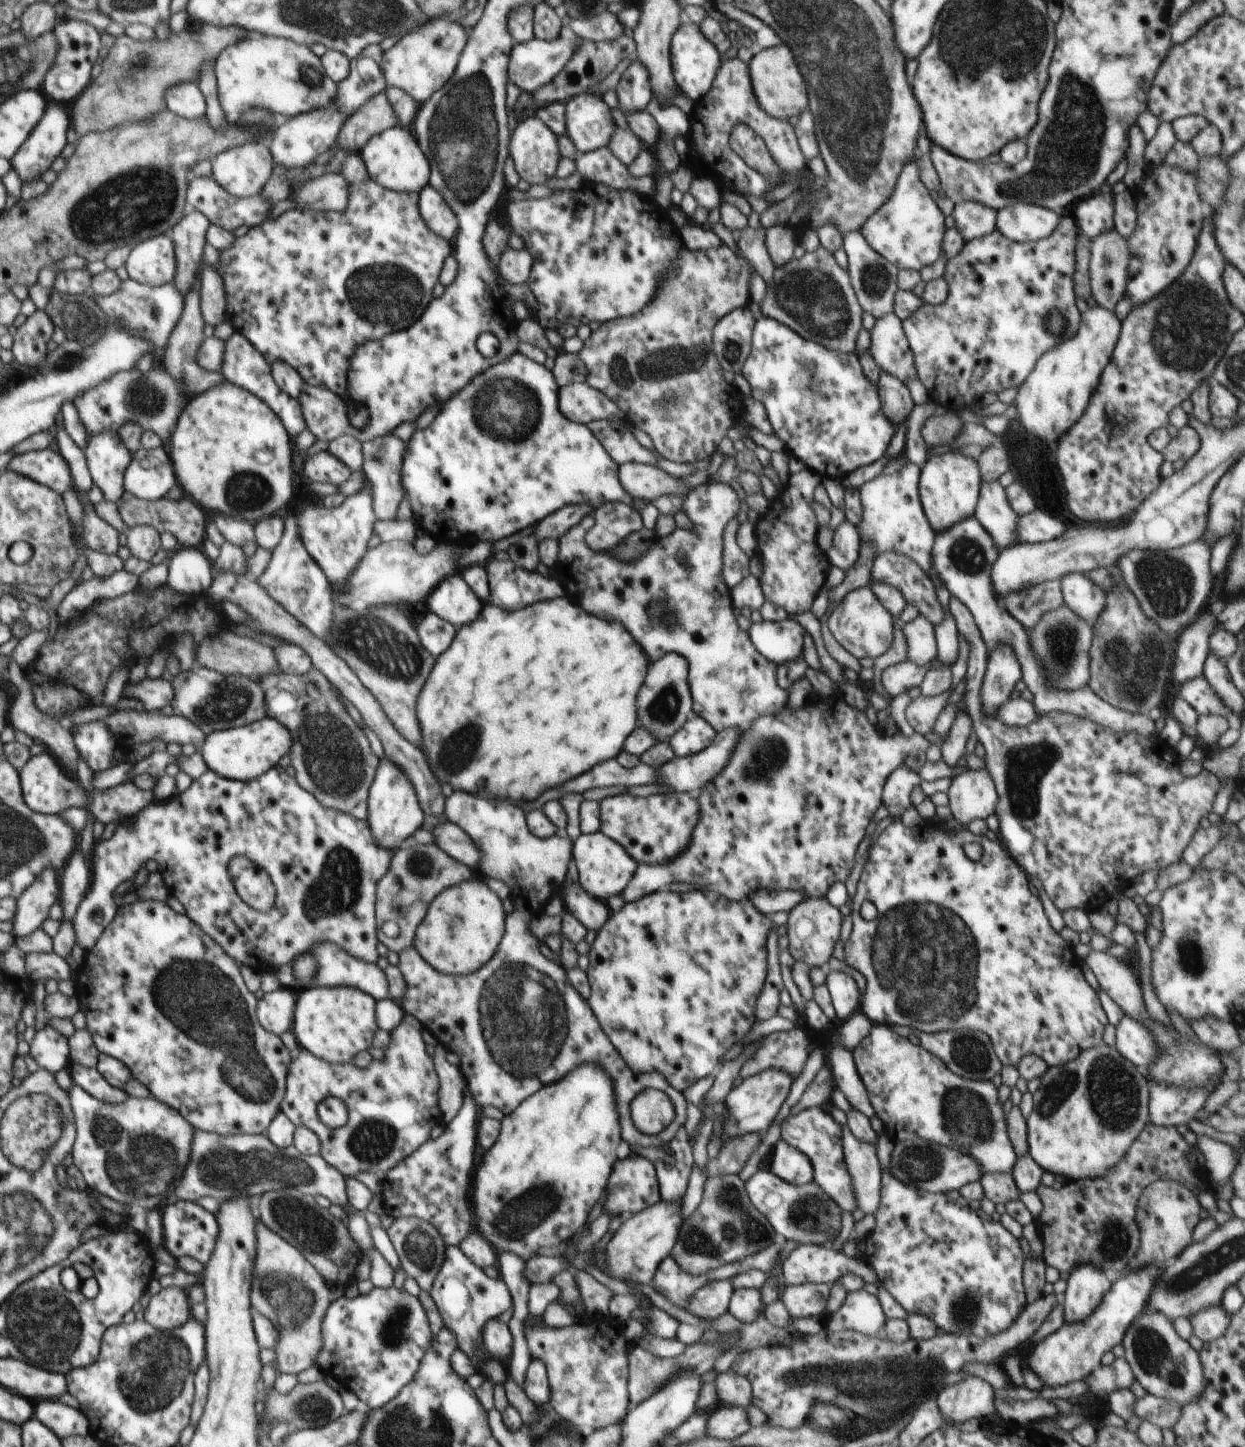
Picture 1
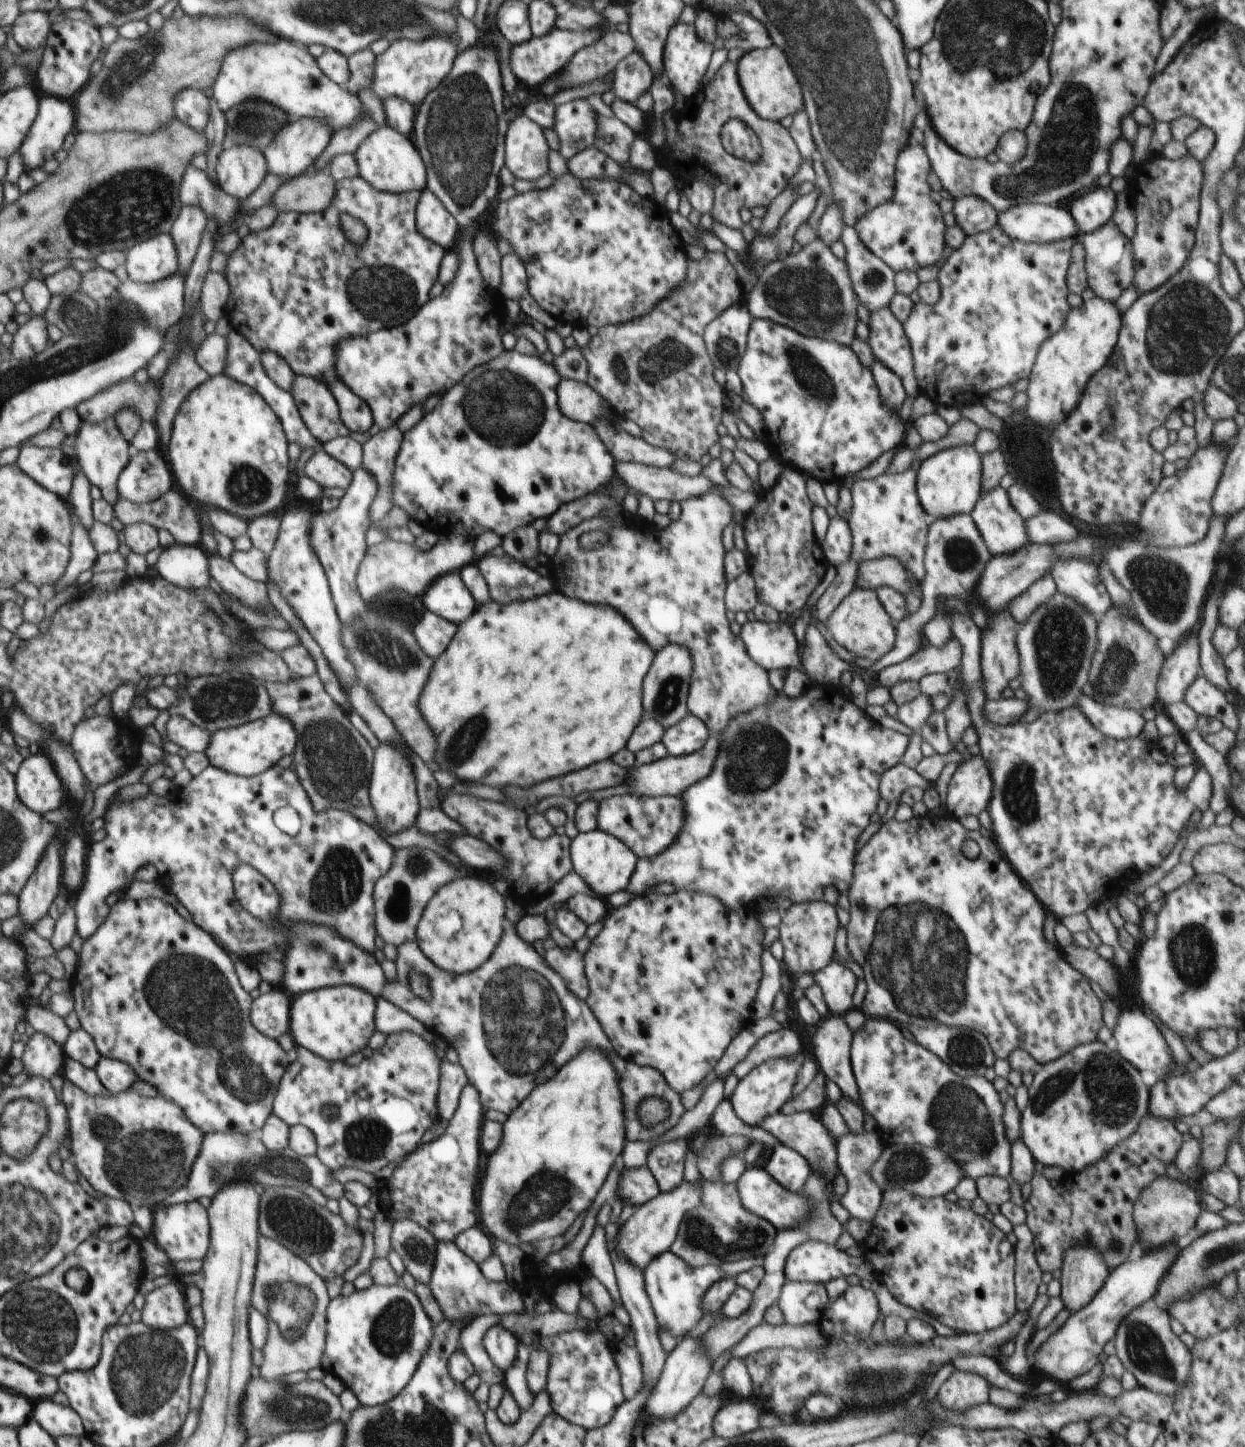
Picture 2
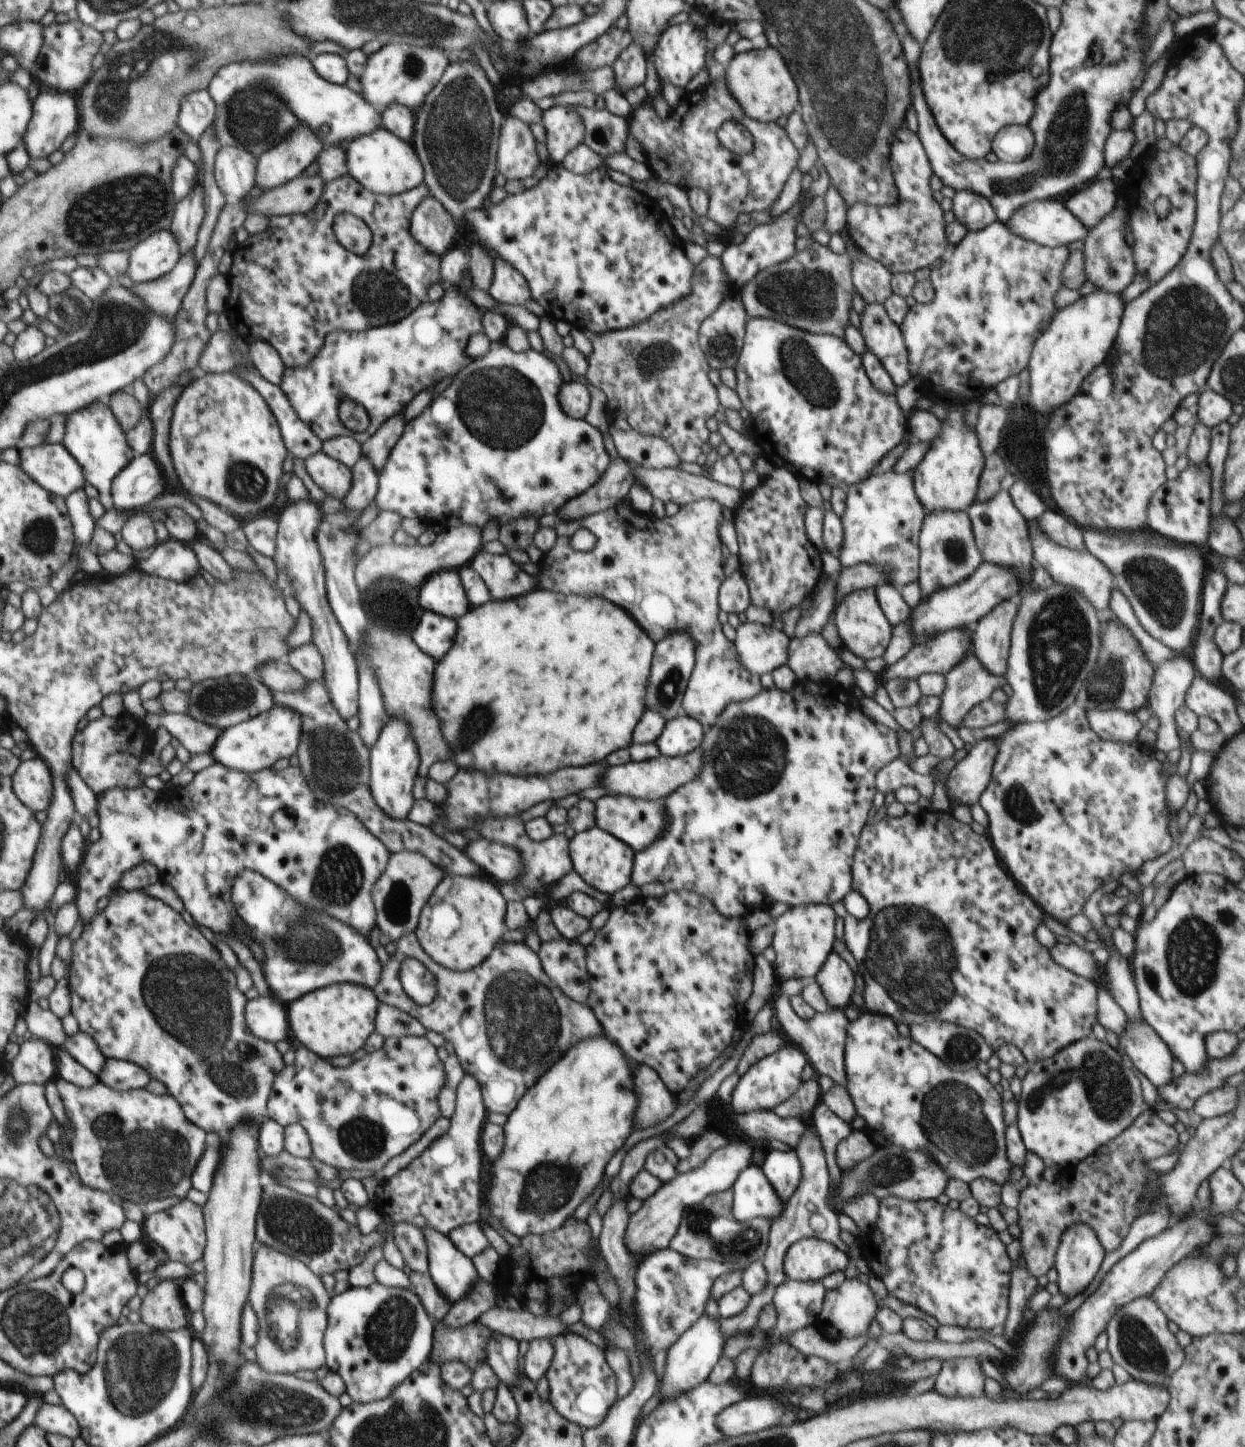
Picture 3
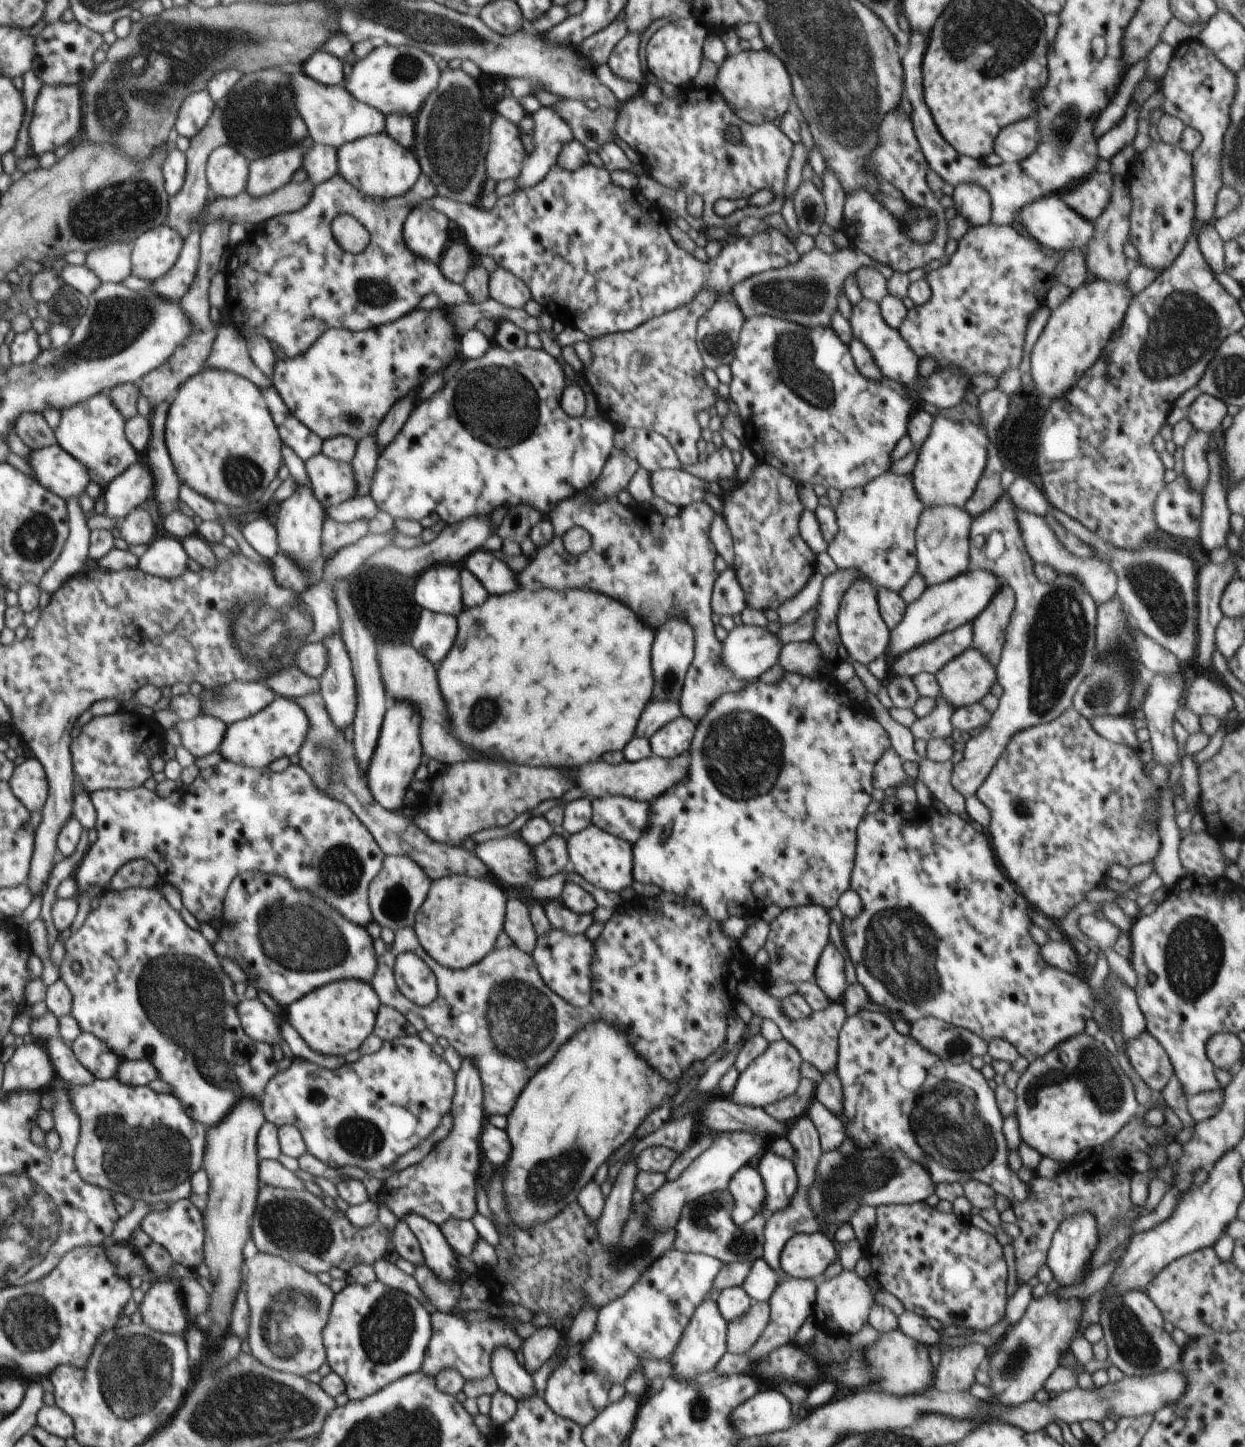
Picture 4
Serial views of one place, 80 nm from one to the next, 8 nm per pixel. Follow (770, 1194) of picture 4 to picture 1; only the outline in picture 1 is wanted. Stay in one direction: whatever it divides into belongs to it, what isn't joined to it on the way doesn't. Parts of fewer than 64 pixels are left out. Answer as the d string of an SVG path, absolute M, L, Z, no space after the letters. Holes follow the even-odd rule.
M780 1139L776 1142L772 1157L770 1172L780 1180L794 1186L804 1186L813 1182L813 1168L810 1160L784 1140Z

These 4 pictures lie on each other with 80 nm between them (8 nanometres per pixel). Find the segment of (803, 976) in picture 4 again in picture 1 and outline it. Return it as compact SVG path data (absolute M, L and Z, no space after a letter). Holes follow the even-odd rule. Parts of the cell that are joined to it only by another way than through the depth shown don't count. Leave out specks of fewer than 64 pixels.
M826 897L807 898L788 912L787 935L790 944L788 951L799 963L804 963L810 968L826 968L832 958L834 946L839 940L842 914L836 906L832 906Z

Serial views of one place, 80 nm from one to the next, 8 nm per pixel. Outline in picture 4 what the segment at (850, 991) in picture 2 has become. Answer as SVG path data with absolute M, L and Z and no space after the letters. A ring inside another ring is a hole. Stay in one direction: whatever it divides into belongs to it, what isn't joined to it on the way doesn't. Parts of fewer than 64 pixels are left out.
M828 942L824 952L820 954L820 960L816 964L814 982L826 994L830 1002L842 1002L844 990L849 984L846 982L845 960L832 942Z

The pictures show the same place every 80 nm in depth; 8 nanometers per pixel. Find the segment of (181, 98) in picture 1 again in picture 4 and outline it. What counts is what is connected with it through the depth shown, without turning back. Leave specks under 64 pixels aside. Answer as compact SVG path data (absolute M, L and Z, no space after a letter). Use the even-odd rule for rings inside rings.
M206 89L190 94L181 103L173 133L188 139L194 138L212 116L214 104Z

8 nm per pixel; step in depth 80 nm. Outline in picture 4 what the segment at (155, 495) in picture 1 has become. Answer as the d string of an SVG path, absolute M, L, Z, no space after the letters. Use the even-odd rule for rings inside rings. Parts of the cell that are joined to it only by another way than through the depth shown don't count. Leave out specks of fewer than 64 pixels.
M136 462L114 478L103 492L106 516L116 520L118 527L132 510L141 507L154 492L154 482L147 462Z

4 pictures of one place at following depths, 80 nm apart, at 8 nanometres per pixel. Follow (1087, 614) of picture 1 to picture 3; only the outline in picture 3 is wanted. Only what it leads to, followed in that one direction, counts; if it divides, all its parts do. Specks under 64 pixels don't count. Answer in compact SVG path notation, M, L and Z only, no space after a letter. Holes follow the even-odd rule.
M1028 520L1026 524L1028 524L1028 532L1030 532L1033 563L1040 564L1052 576L1055 583L1062 584L1062 586L1072 586L1074 590L1078 590L1096 608L1096 611L1109 608L1112 590L1117 587L1116 578L1109 568L1106 568L1102 562L1099 562L1087 551L1076 552L1060 546L1058 542L1052 542L1050 536L1046 536L1046 532L1042 532L1038 528L1036 520Z

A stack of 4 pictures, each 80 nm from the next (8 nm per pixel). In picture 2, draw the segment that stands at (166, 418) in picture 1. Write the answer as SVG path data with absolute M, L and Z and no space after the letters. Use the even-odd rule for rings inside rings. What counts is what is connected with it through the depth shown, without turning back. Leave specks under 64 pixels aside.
M135 378L122 380L108 390L102 390L100 394L84 400L78 404L76 412L80 415L81 420L86 420L90 424L100 424L106 420L106 416L116 416L120 410L134 410L142 420L154 423L158 402L160 402L160 392L162 384L154 384L148 380L146 384L138 384Z

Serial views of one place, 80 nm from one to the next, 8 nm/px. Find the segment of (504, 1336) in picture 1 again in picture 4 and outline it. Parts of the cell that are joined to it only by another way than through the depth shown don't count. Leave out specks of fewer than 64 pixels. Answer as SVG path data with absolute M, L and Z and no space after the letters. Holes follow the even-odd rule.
M508 1346L491 1352L491 1374L498 1388L510 1394L516 1401L528 1396L538 1396L531 1374L520 1366L516 1356L516 1352L512 1352Z

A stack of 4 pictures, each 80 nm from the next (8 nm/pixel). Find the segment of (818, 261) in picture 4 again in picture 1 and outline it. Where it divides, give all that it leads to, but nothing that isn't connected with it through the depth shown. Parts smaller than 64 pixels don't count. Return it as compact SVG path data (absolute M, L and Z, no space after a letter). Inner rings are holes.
M818 246L814 252L805 252L802 258L792 258L784 266L774 266L773 281L766 282L766 295L760 303L763 317L778 320L804 339L812 340L838 352L851 354L856 351L856 336L863 329L862 312L854 293L849 273L840 268L832 253Z

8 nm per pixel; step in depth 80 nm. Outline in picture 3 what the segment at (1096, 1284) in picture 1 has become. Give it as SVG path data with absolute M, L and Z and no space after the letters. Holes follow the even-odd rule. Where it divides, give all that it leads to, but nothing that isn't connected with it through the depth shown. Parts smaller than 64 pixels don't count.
M1075 1223L1060 1236L1060 1244L1056 1248L1054 1256L1054 1268L1058 1272L1058 1286L1061 1294L1072 1299L1082 1294L1092 1284L1096 1274L1100 1272L1100 1266L1105 1257L1102 1244L1096 1237L1096 1232L1085 1223Z

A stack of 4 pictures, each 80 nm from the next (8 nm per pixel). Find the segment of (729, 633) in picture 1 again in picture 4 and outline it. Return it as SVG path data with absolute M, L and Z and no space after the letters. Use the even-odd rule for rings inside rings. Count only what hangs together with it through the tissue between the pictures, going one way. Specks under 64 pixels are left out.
M590 489L582 490L574 494L572 498L566 498L558 502L558 506L548 514L552 526L554 526L554 537L546 546L537 548L532 558L528 558L528 564L521 572L516 572L518 586L526 590L536 591L542 588L553 590L568 590L568 588L586 588L600 594L606 594L613 600L628 606L644 624L650 626L656 634L660 626L666 624L672 616L684 616L686 622L692 626L695 637L695 661L690 664L688 675L685 677L680 702L681 715L687 717L694 723L700 722L710 708L712 702L716 702L726 692L740 692L749 682L744 682L734 676L724 664L722 664L722 642L716 638L715 625L712 622L712 592L715 580L720 573L714 568L716 559L716 548L710 540L710 524L716 516L716 512L704 501L697 501L686 508L674 518L660 518L660 534L654 536L650 528L650 511L644 508L631 506L626 507L619 503L616 496L610 496L606 500L596 500ZM584 527L591 534L591 548L584 554L572 556L562 546L562 536L570 528Z

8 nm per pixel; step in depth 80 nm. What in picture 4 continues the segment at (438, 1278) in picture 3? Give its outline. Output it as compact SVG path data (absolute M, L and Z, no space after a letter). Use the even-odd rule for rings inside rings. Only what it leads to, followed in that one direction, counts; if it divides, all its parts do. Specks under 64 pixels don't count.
M414 1214L402 1216L400 1221L406 1222L412 1234L416 1236L422 1250L425 1264L442 1280L442 1282L458 1282L458 1268L456 1268L456 1252L446 1242L440 1228L423 1218L417 1222Z

